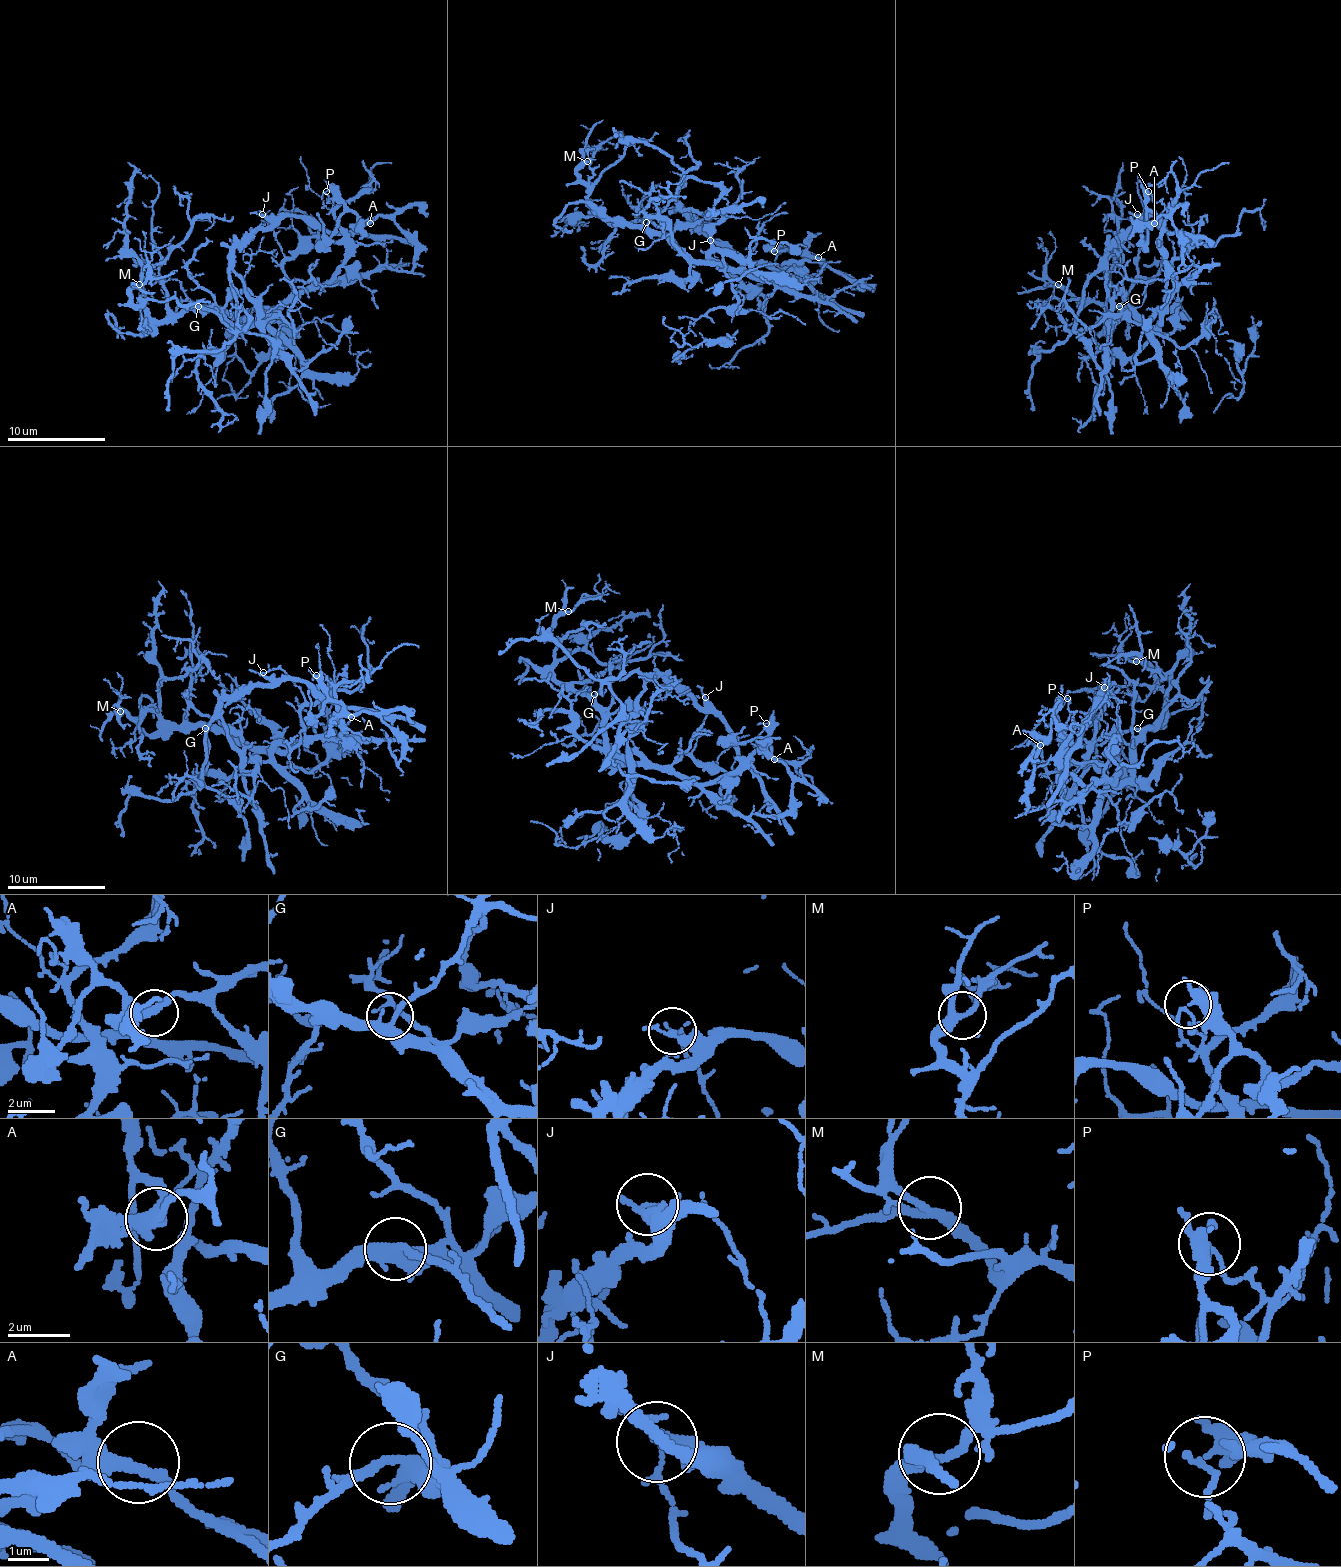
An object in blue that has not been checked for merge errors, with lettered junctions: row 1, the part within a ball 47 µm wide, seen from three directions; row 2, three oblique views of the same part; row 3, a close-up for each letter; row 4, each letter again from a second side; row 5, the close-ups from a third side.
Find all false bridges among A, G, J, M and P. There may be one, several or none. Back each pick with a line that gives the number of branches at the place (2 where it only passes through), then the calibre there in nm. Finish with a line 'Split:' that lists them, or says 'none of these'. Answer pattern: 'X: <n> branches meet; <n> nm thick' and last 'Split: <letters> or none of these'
J: 4 branches meet; 180 nm thick
P: 3 branches meet; 240 nm thick
Split: J, P

